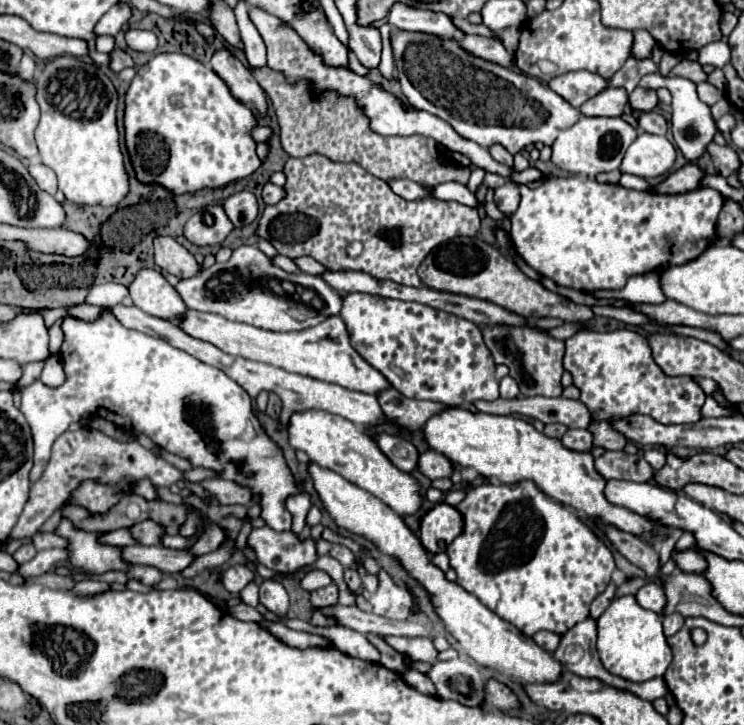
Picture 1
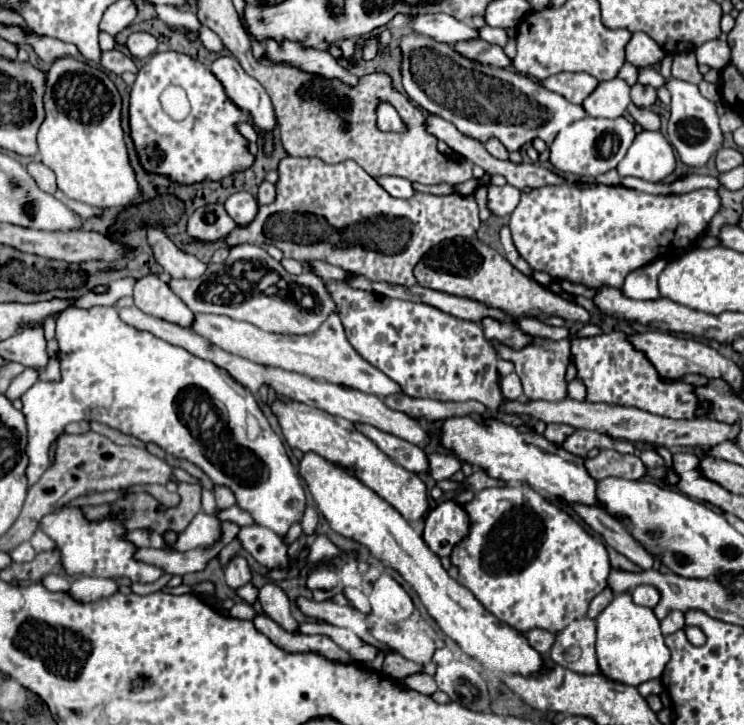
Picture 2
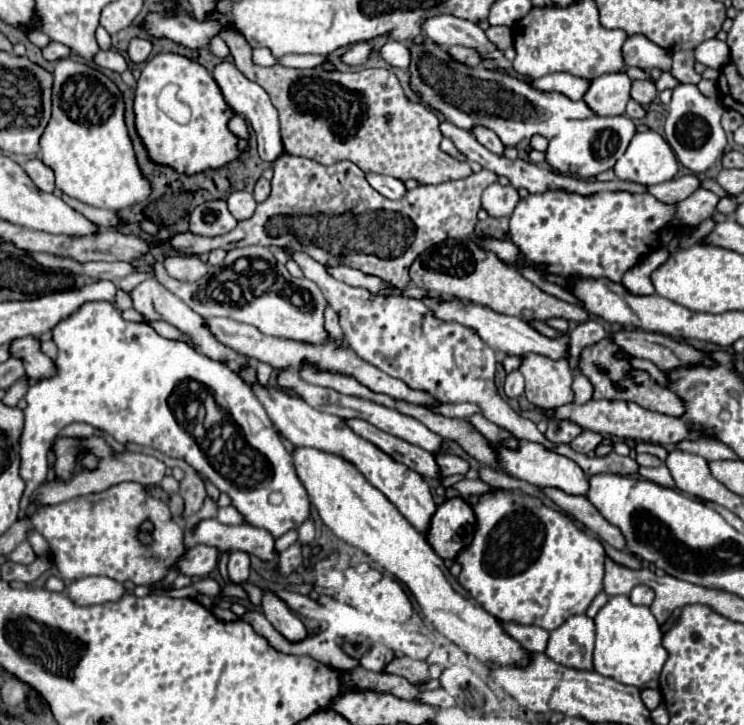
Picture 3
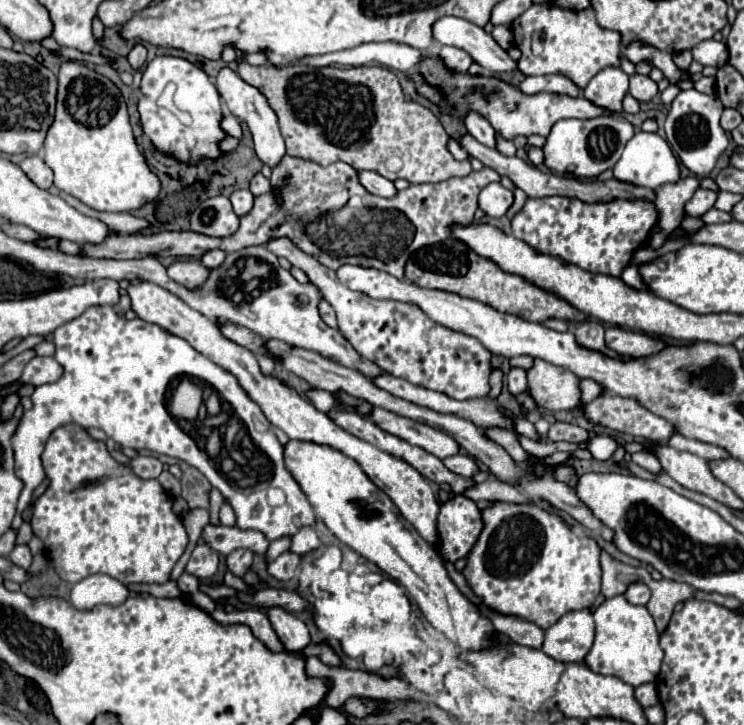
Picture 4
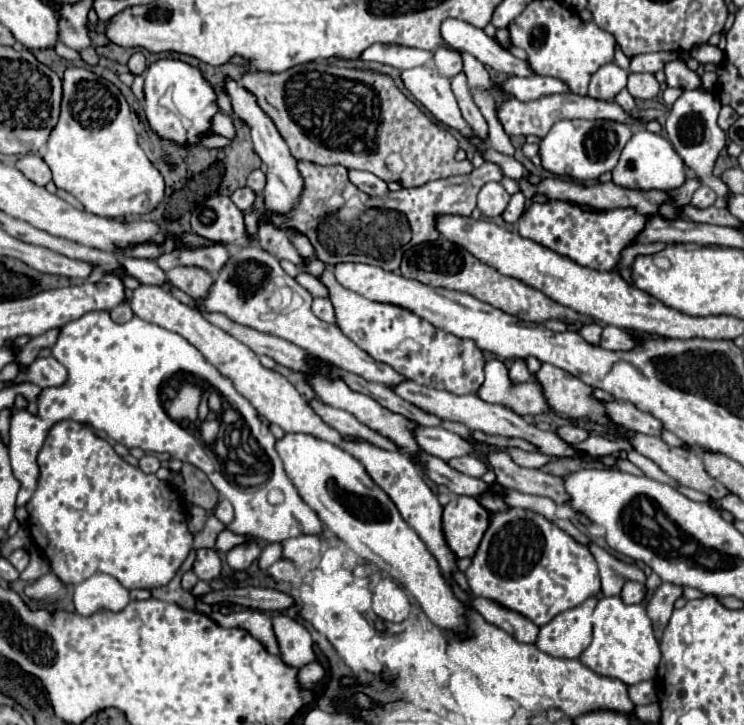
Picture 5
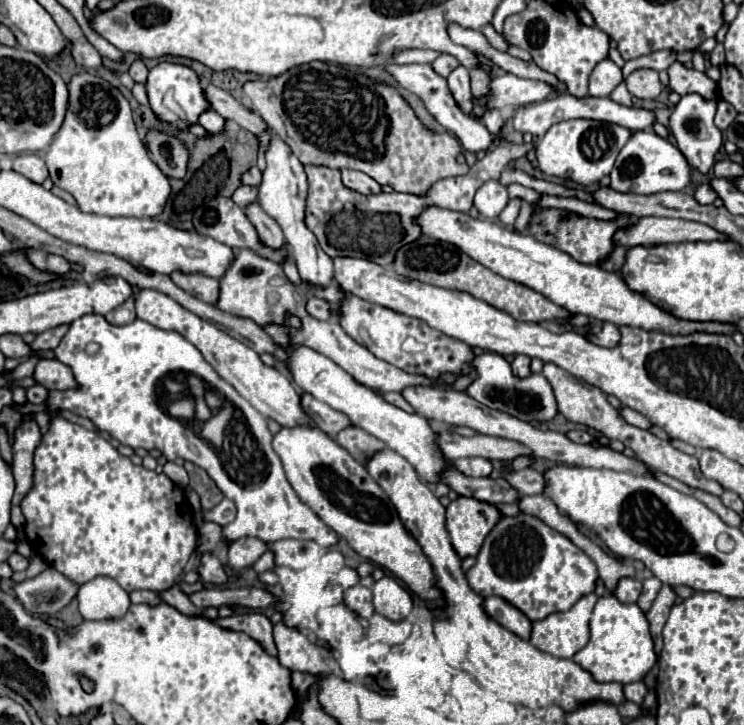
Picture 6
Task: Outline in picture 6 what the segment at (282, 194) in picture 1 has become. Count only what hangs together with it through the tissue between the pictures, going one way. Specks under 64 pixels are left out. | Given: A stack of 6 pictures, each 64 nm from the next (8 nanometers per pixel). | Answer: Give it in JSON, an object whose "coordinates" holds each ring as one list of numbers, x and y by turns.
{"coordinates":[[252,166,244,176,242,176,242,184,248,184,248,186,260,186,260,180,262,180,262,172,258,170,258,166]]}

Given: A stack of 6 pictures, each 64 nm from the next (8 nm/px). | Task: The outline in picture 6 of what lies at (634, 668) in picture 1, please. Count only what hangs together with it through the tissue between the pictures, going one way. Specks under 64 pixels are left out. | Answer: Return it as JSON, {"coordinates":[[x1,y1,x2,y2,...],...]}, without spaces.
{"coordinates":[[614,594,602,596,592,612,590,642,574,654,574,660,598,682,630,684,644,680,646,674,654,668,658,656,654,652,650,624,642,608,638,604,622,604]]}

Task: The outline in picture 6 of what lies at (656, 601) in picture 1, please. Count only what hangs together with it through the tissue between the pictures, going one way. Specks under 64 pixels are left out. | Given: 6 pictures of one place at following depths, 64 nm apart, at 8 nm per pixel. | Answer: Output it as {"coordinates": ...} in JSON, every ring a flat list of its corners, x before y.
{"coordinates":[[624,578,624,580,620,580,620,584,614,590,614,594,624,604,636,602,640,598,640,594,642,594,642,582,636,580,636,578]]}

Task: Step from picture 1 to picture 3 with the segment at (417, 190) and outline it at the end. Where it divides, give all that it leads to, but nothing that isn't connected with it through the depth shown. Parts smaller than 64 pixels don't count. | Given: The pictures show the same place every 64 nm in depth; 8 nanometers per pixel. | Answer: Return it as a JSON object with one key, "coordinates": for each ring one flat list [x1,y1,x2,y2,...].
{"coordinates":[[366,174,366,176,368,176,368,182,372,184,372,188,376,188,382,196,386,196,390,200,400,200,408,192,404,182,398,178,382,176,382,174]]}

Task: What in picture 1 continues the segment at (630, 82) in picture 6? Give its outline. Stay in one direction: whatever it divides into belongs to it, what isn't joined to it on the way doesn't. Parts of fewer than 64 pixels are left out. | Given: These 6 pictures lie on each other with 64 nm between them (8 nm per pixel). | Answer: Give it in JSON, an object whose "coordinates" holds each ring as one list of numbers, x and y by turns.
{"coordinates":[[638,86,628,96,628,102,630,102,632,110,636,110,636,112,652,112,658,106,658,96,654,90,644,90]]}

